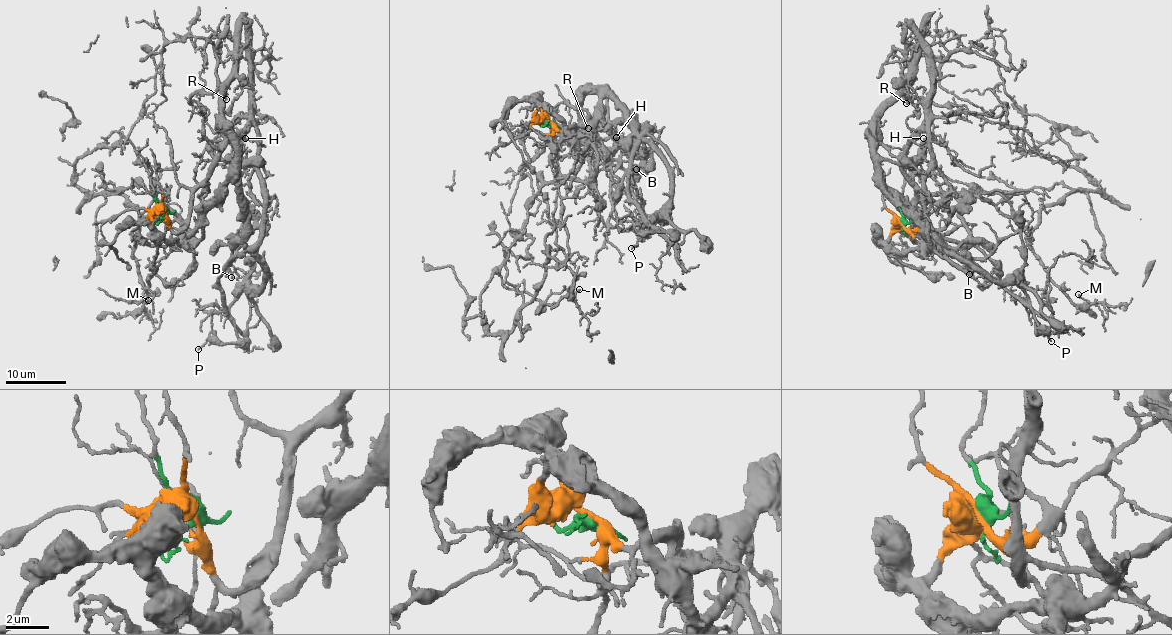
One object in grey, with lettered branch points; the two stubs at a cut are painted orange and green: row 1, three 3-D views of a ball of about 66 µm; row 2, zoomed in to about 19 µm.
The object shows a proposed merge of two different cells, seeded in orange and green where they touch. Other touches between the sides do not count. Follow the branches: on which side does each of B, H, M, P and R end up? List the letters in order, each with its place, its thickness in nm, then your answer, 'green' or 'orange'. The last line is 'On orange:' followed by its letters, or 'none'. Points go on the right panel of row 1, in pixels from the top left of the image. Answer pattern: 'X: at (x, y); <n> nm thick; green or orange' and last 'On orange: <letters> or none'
B: at (969, 274); 160 nm thick; orange
H: at (923, 138); 130 nm thick; orange
M: at (1078, 294); 150 nm thick; green
P: at (1051, 341); 90 nm thick; orange
R: at (906, 103); 100 nm thick; orange
On orange: B, H, P, R

